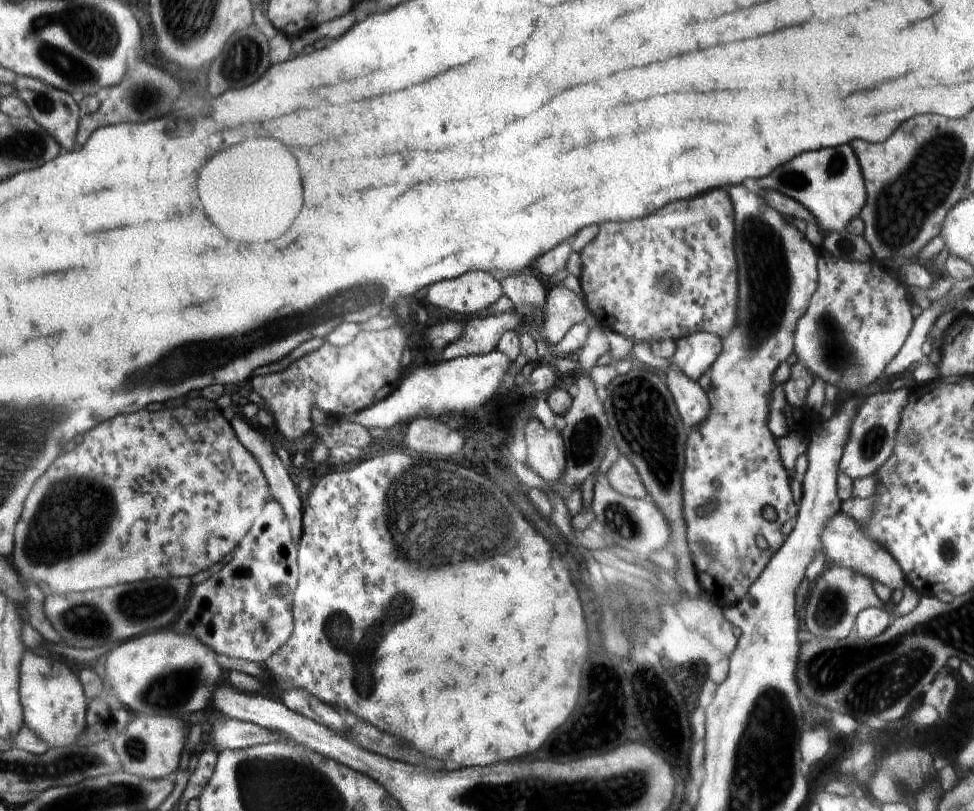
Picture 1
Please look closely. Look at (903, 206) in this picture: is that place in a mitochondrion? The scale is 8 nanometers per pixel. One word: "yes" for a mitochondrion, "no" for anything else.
yes

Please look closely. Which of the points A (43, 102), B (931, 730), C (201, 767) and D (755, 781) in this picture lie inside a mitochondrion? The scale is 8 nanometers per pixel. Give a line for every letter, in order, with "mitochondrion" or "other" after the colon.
A: mitochondrion
B: other
C: other
D: mitochondrion

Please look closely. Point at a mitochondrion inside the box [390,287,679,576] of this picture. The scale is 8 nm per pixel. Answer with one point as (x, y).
(587, 442)

